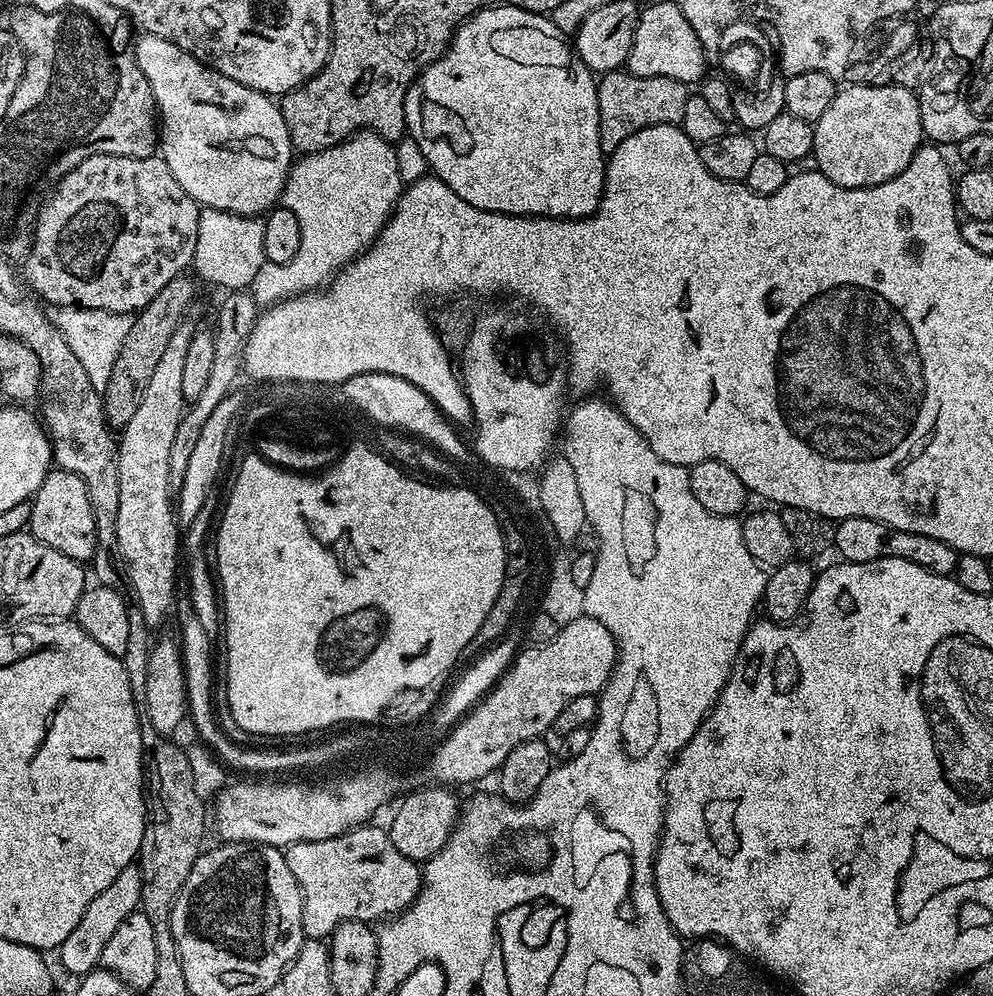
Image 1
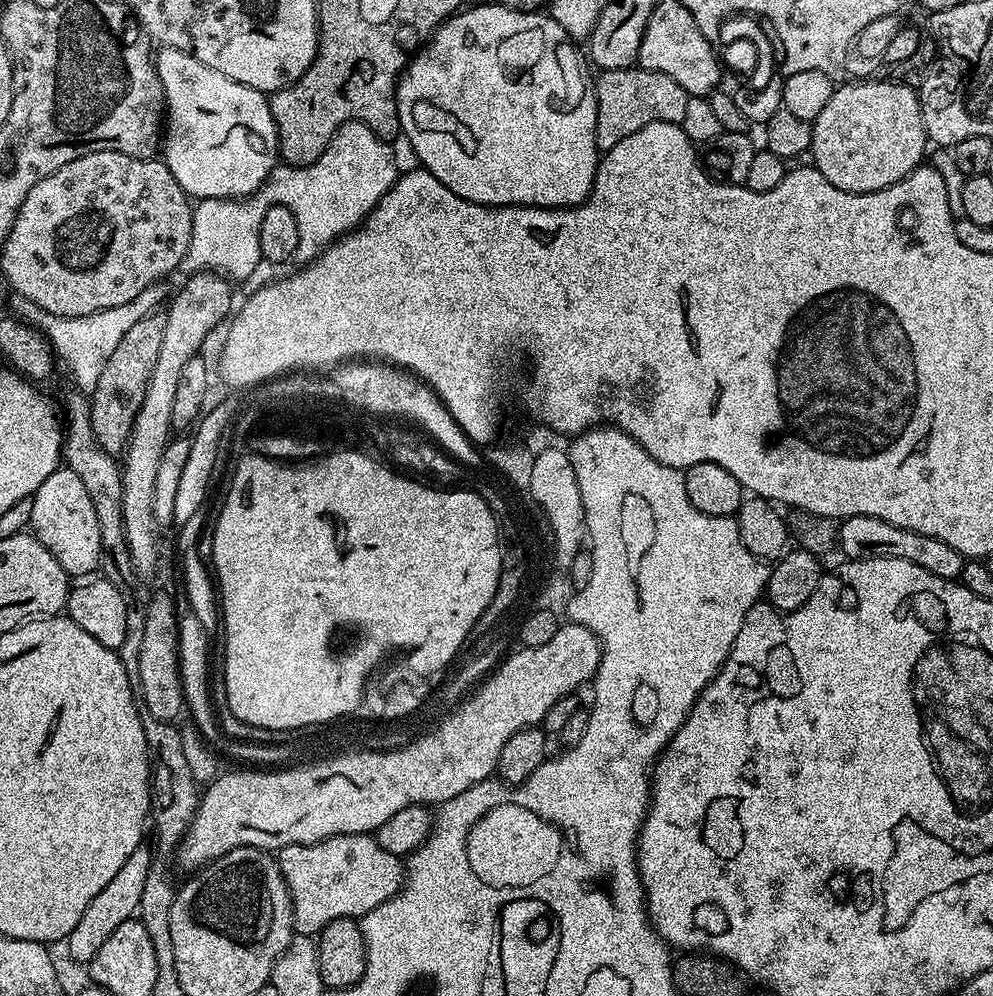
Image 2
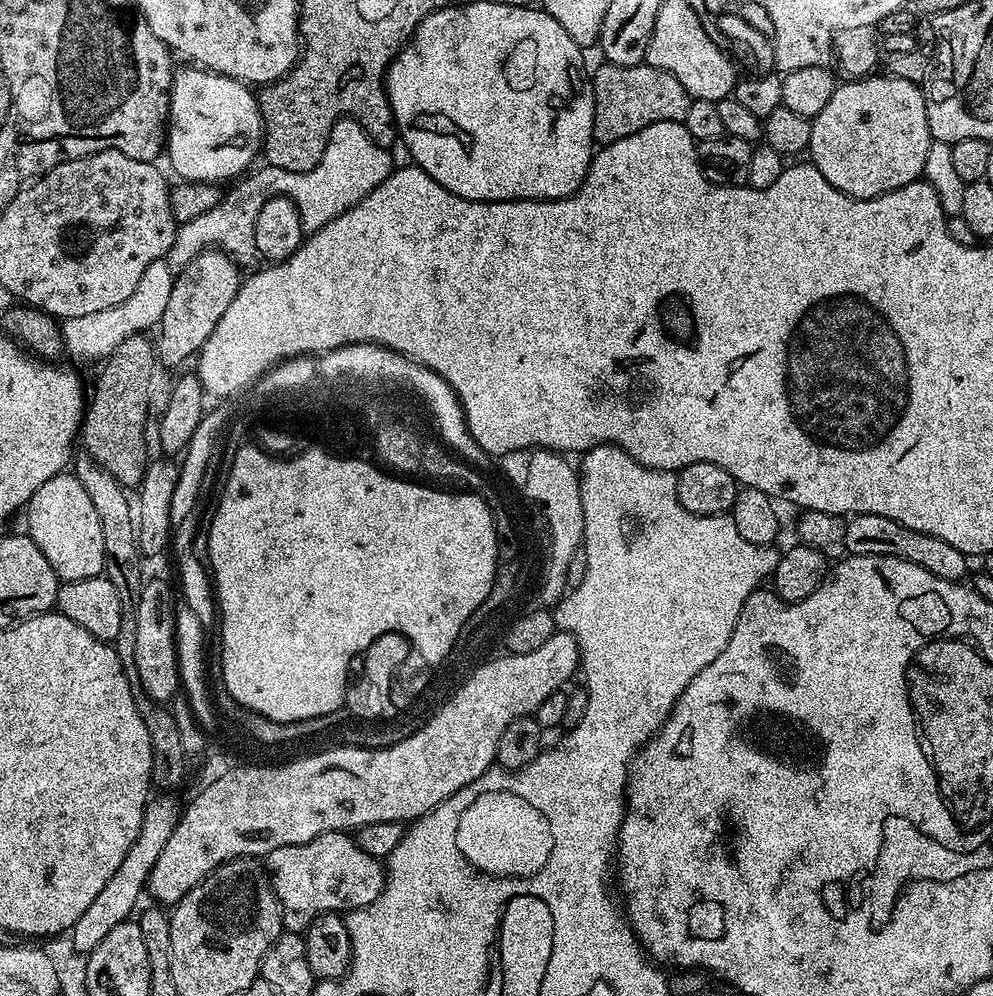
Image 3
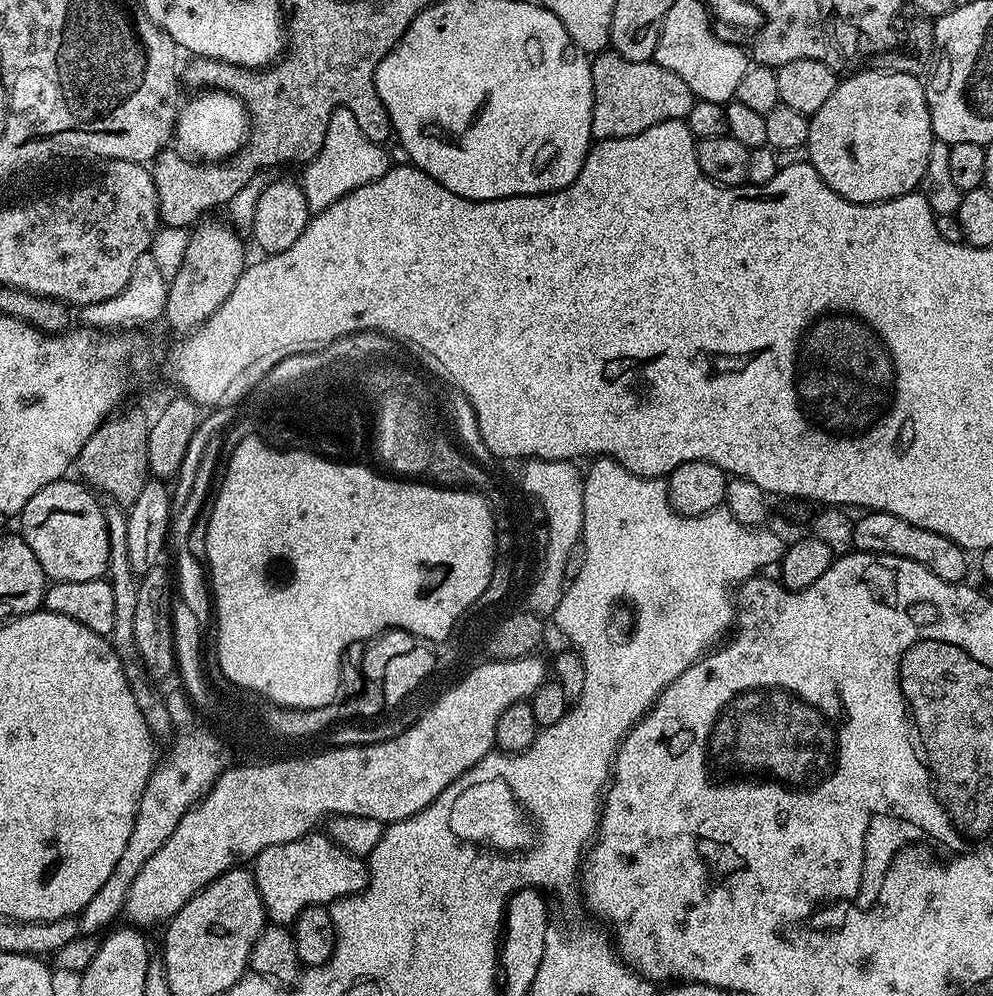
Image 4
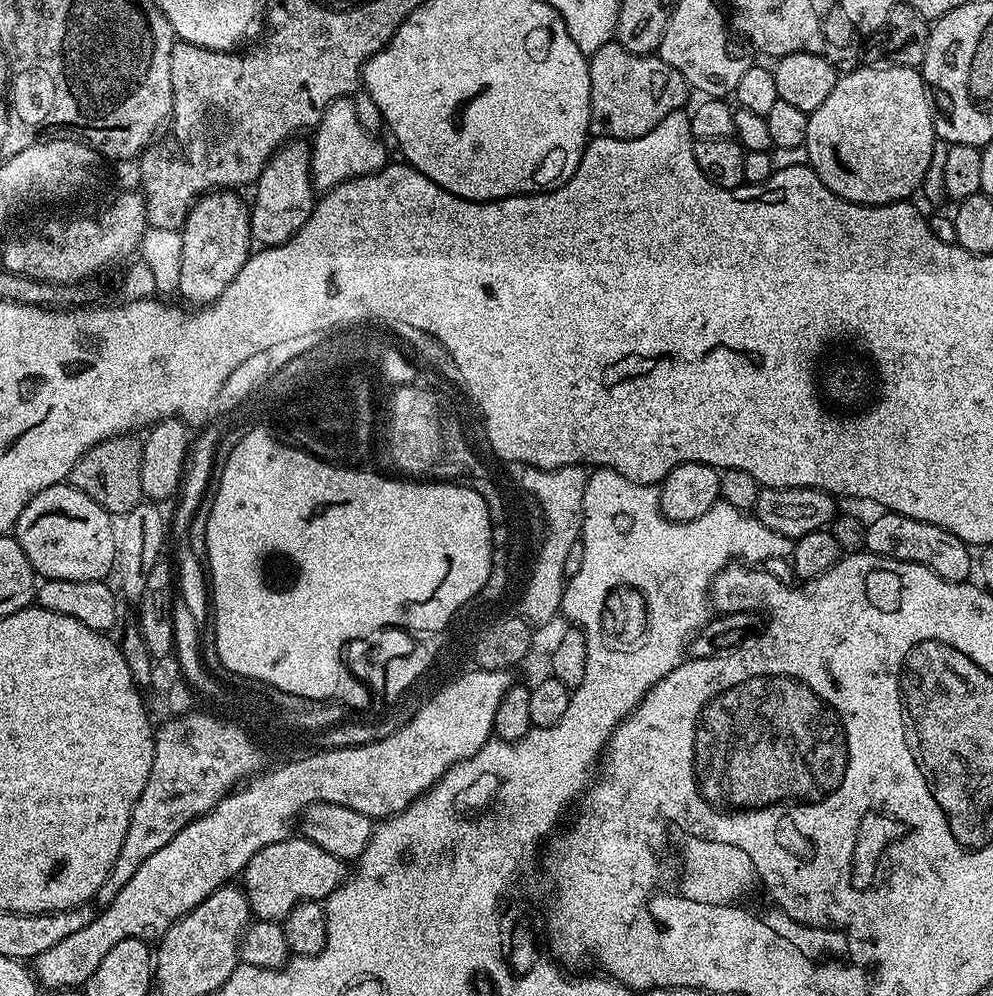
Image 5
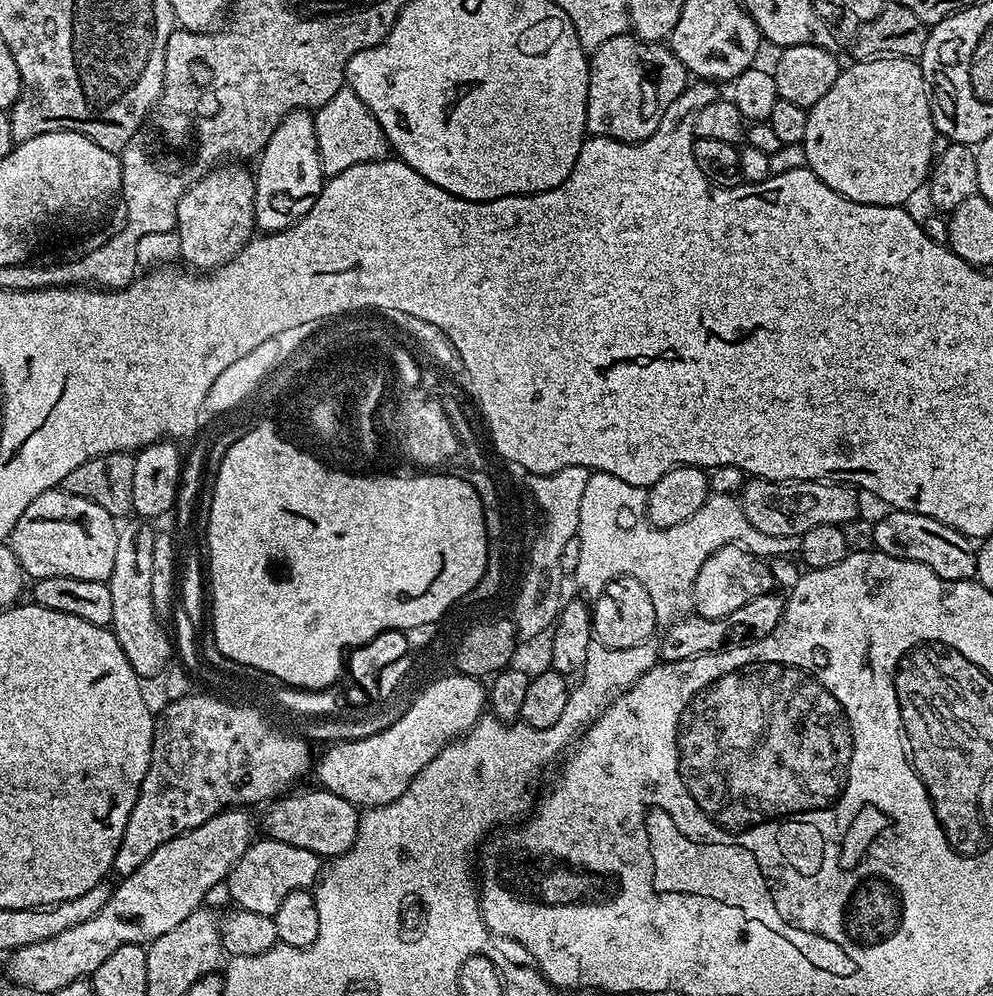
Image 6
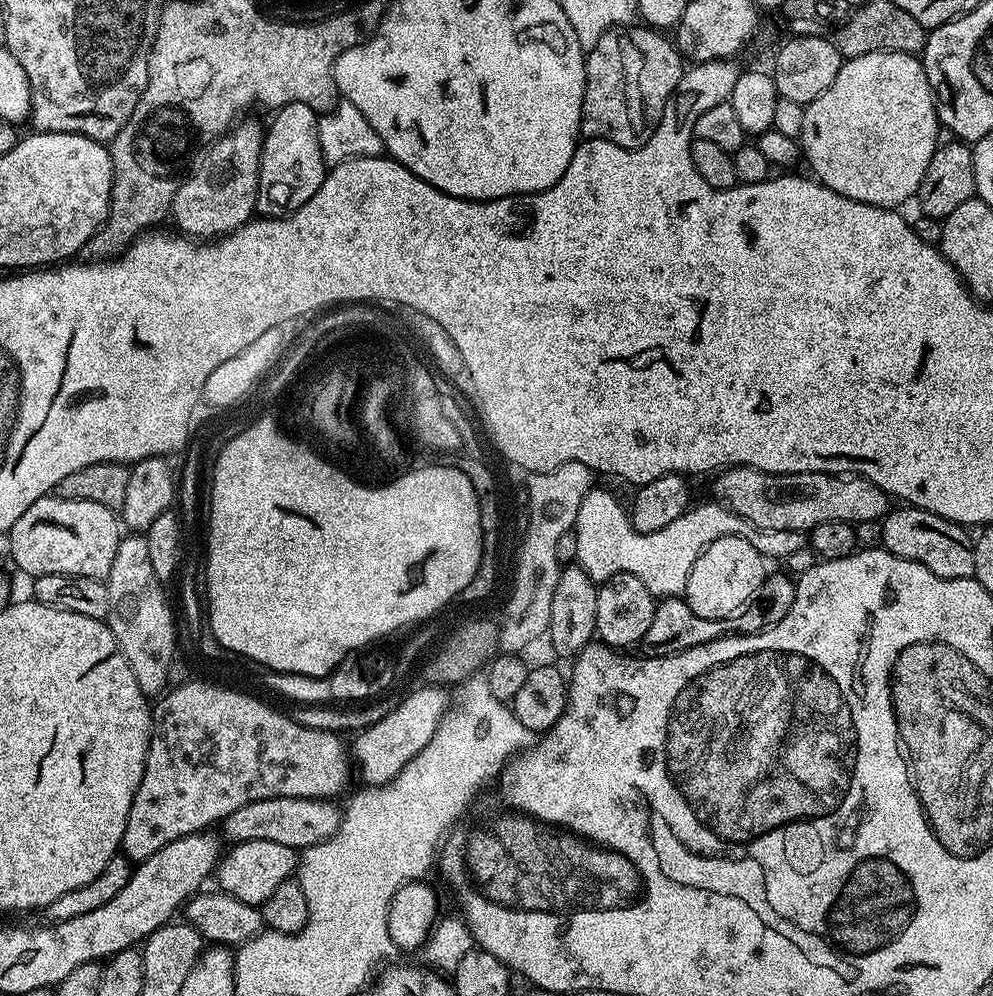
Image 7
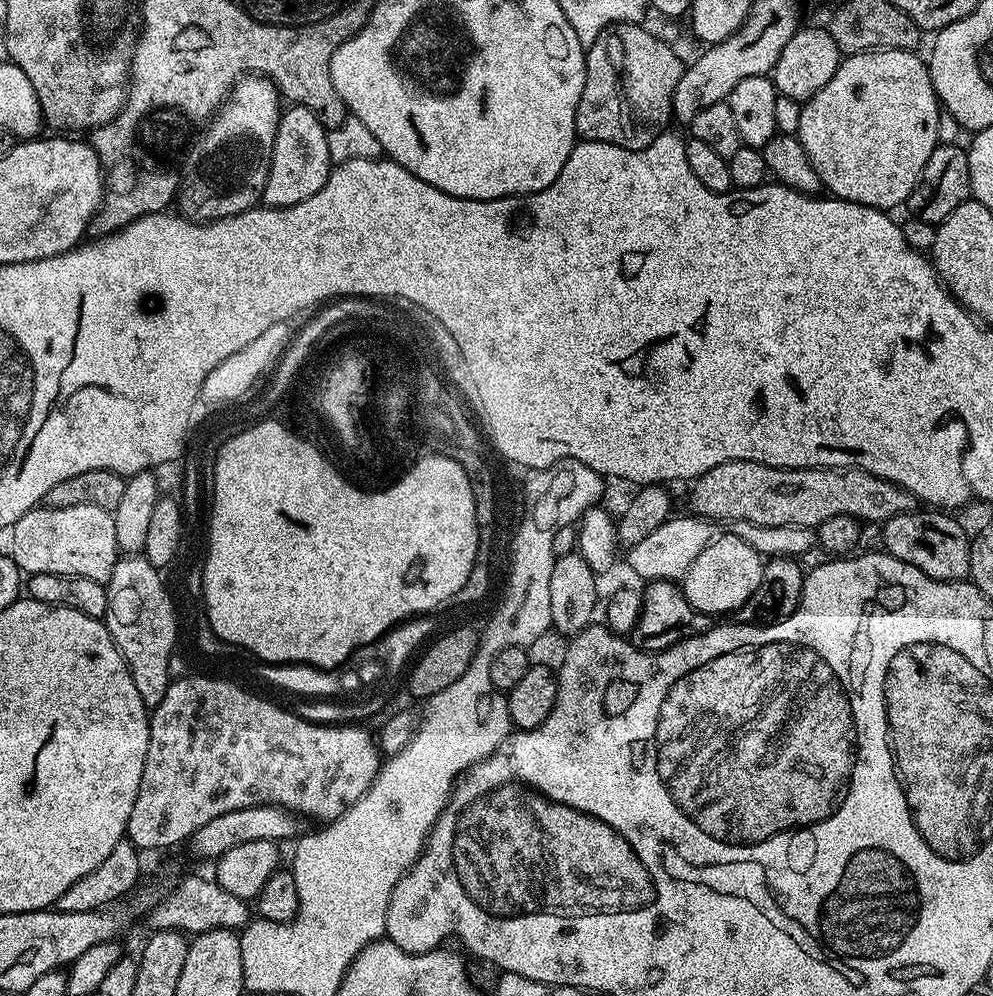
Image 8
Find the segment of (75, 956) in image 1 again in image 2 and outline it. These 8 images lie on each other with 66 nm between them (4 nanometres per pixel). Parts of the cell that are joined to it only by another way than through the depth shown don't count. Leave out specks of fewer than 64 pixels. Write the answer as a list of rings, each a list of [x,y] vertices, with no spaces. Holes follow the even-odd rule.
[[[138,847],[134,854],[130,854],[130,858],[126,858],[126,863],[118,869],[118,874],[114,874],[114,878],[106,882],[106,887],[101,892],[94,894],[94,902],[86,906],[86,914],[82,914],[78,926],[74,926],[74,930],[69,934],[66,941],[68,956],[77,960],[80,966],[87,965],[88,961],[94,958],[94,954],[98,954],[102,942],[106,942],[106,938],[110,938],[110,934],[114,934],[114,930],[118,930],[122,922],[133,919],[139,913],[142,886],[146,886],[146,878],[150,874],[150,866],[154,859],[153,849],[148,848]]]

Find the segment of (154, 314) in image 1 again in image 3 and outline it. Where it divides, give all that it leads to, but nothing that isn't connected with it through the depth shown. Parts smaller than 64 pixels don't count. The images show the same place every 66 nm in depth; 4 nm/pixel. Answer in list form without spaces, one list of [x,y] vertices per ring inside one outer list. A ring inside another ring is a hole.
[[[143,333],[131,335],[105,359],[96,389],[90,392],[82,425],[82,444],[84,440],[84,448],[88,451],[85,453],[126,490],[139,485],[150,459],[144,427],[148,424],[148,387],[152,384],[158,360],[153,343],[146,339]]]

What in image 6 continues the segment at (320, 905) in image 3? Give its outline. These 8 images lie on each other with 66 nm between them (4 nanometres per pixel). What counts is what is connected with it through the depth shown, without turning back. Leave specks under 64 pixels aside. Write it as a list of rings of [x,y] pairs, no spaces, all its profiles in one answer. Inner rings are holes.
[[[256,838],[246,854],[242,854],[242,858],[238,858],[238,862],[230,870],[226,889],[232,895],[231,903],[235,907],[272,917],[286,894],[299,888],[311,889],[321,875],[321,857],[315,856],[310,850],[302,850],[302,846],[290,846],[286,842]]]

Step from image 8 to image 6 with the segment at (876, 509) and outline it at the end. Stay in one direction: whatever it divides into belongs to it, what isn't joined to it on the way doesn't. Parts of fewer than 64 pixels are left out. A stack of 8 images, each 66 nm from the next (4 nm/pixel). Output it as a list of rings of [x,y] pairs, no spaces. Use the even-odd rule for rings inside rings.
[[[745,479],[738,499],[744,517],[762,530],[762,534],[775,536],[804,536],[806,530],[827,524],[845,525],[861,515],[857,493],[851,487],[826,480],[758,480]]]

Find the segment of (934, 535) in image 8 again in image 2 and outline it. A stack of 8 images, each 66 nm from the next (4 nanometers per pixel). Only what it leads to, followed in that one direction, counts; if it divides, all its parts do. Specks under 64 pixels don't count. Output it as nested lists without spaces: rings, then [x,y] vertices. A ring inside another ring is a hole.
[[[846,516],[838,524],[838,548],[849,560],[865,560],[866,558],[902,558],[906,562],[914,562],[914,566],[922,566],[922,570],[930,570],[938,578],[956,580],[964,569],[966,558],[954,546],[946,546],[933,536],[918,534],[914,530],[906,530],[902,526],[894,526],[890,522],[882,522],[882,518],[873,516]]]

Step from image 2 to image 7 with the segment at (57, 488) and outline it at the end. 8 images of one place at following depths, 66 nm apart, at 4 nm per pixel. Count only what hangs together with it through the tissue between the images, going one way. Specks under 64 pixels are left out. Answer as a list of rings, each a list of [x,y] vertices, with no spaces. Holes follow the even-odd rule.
[[[55,494],[38,498],[6,536],[13,562],[29,572],[29,577],[78,574],[99,580],[110,574],[121,539],[122,524],[113,509],[98,506],[98,502],[67,500]]]

